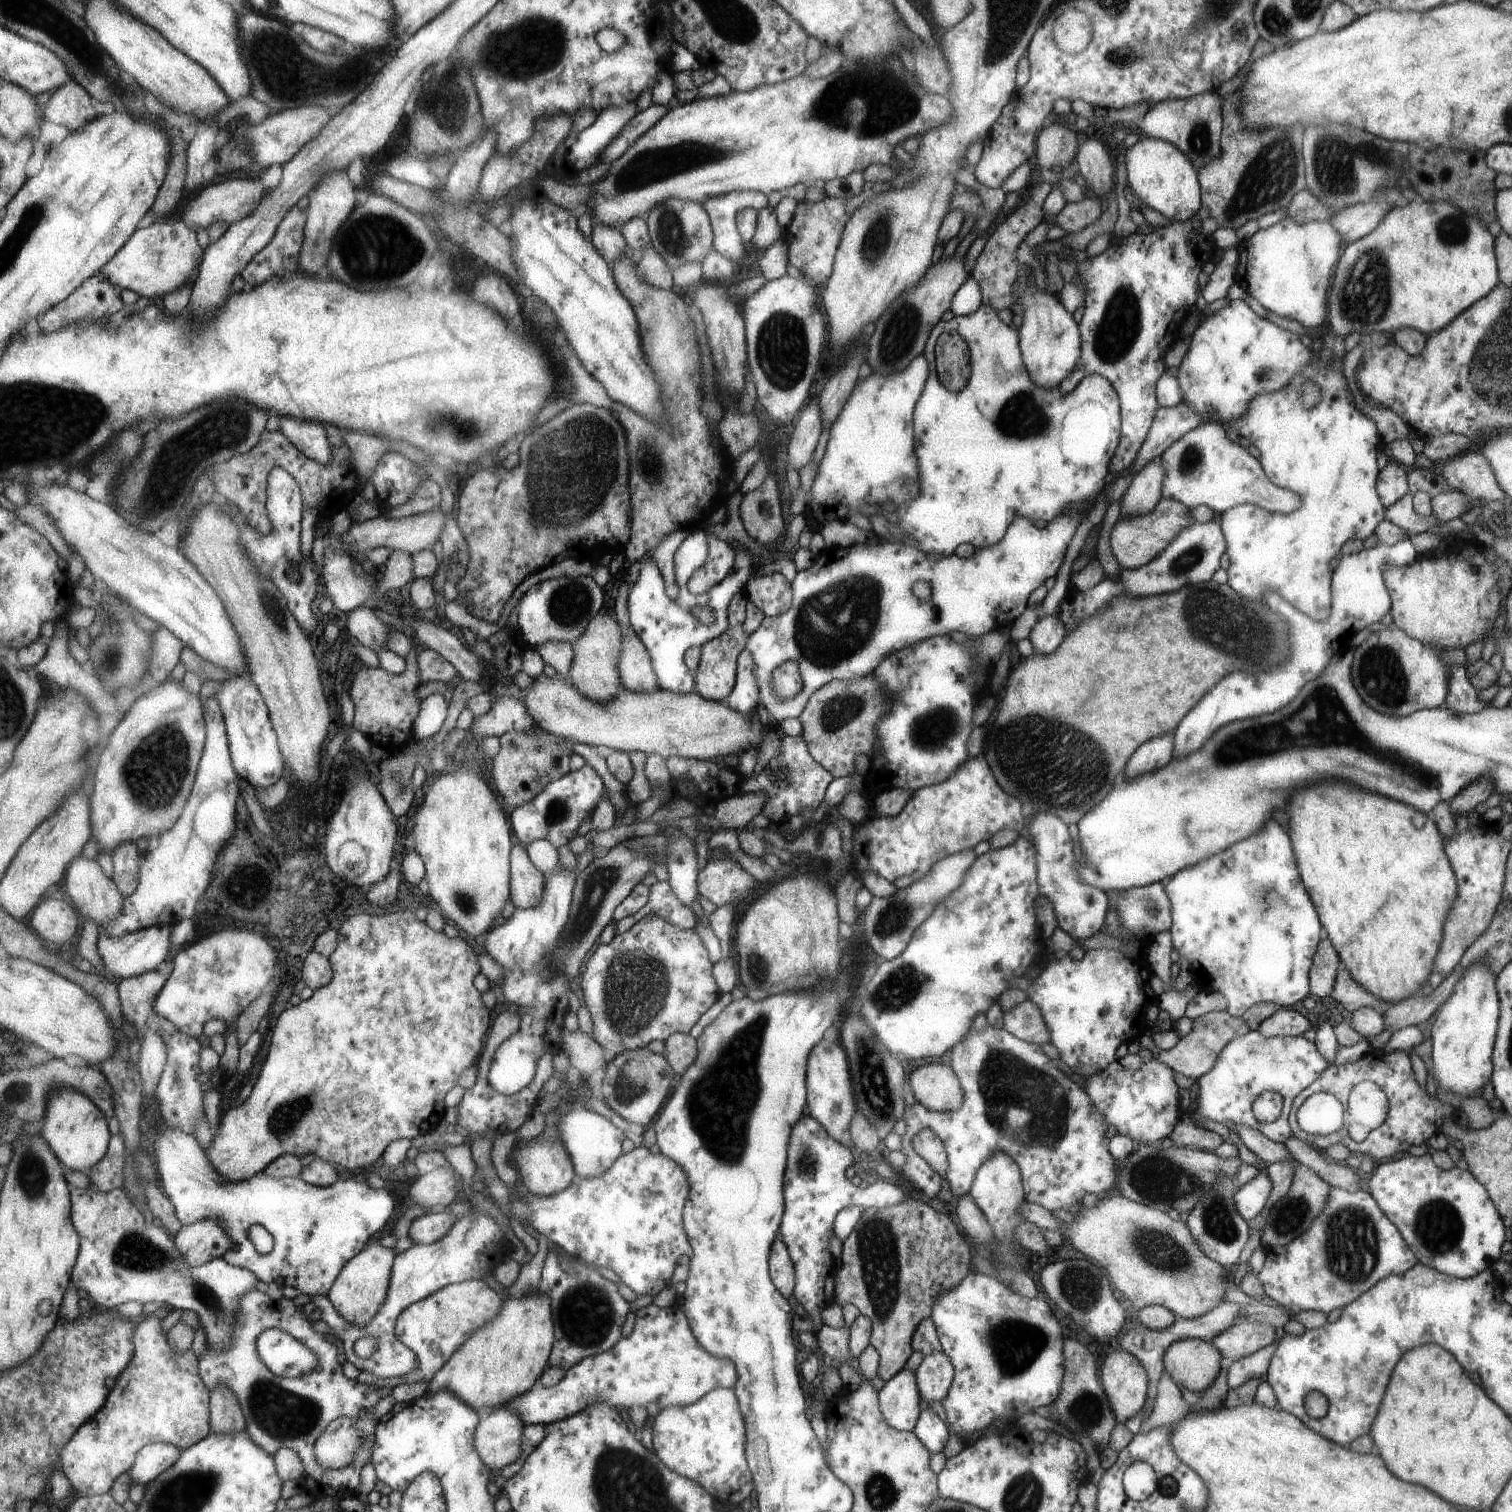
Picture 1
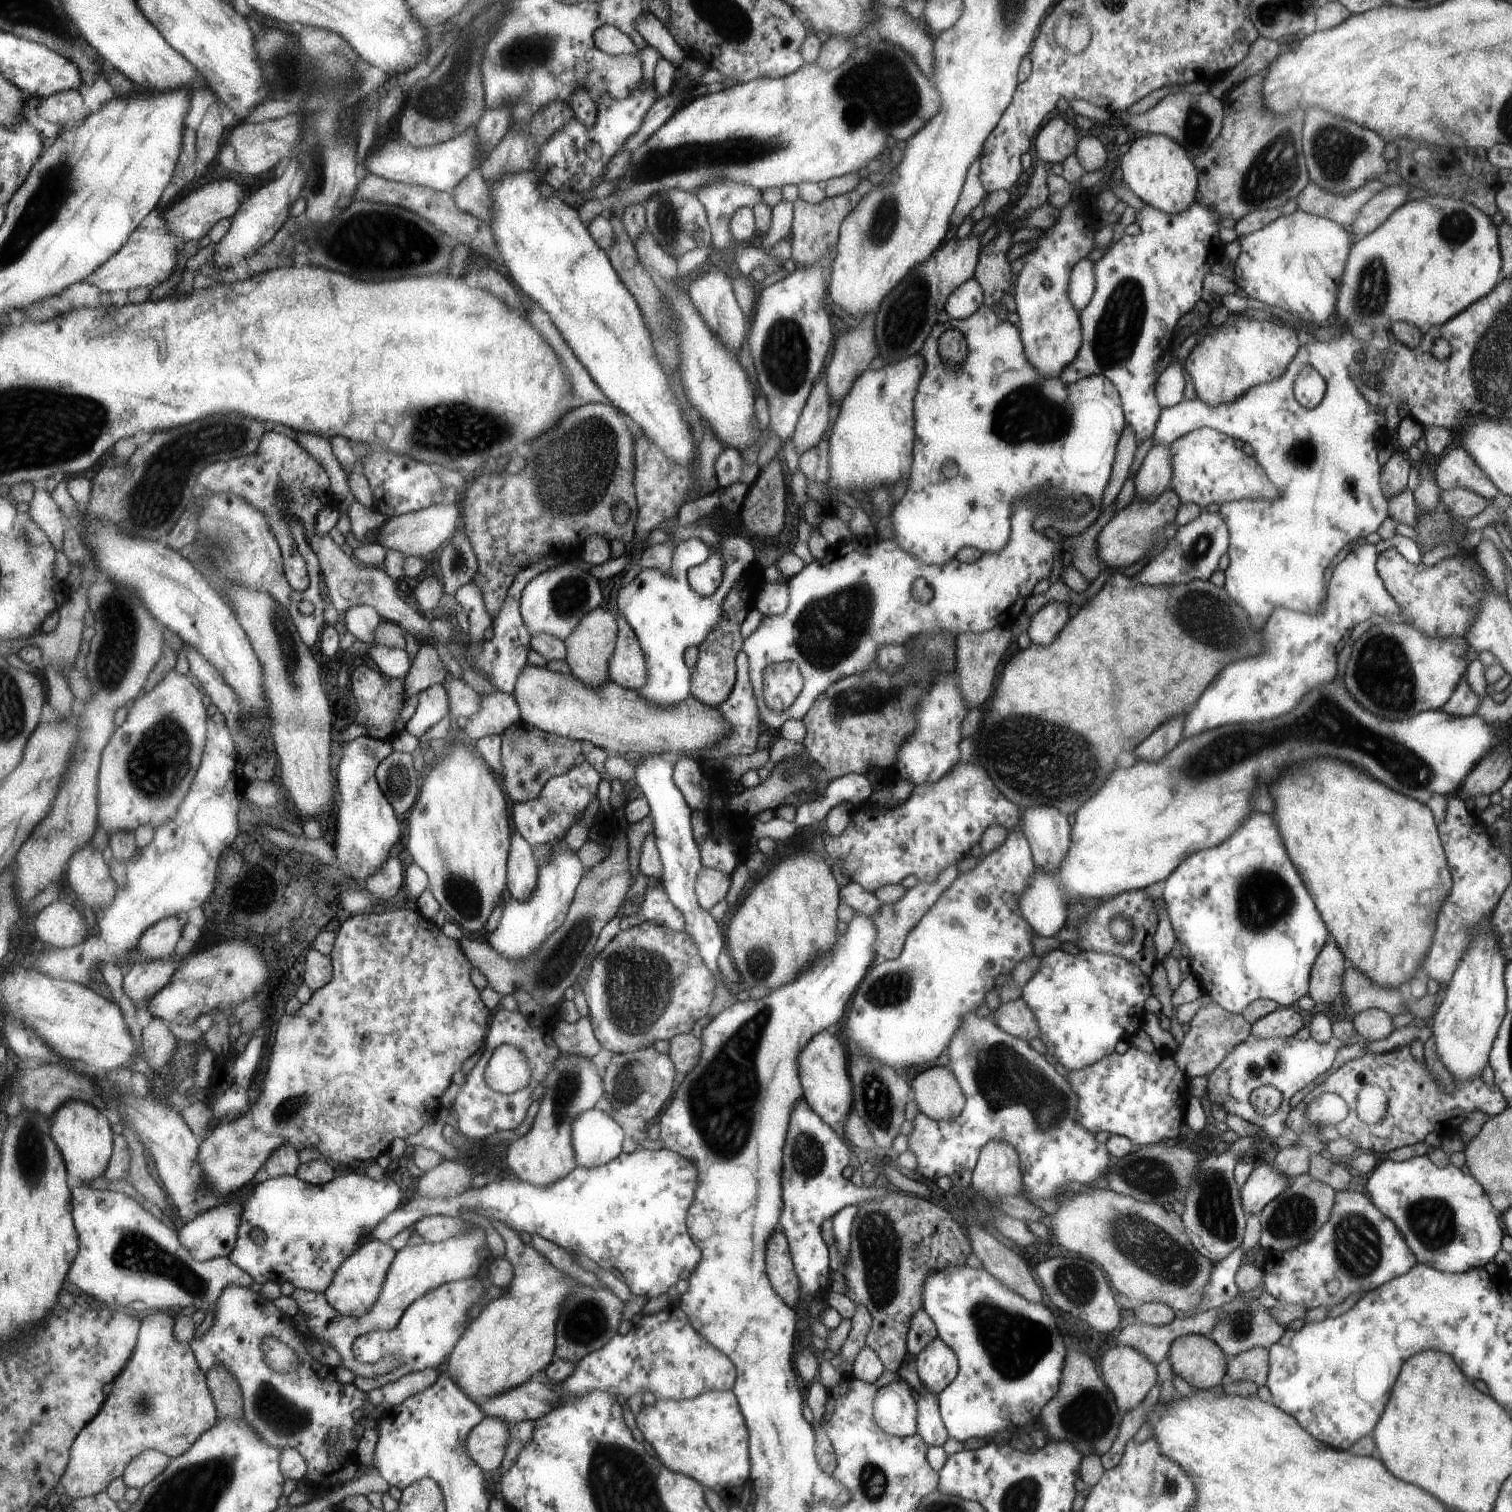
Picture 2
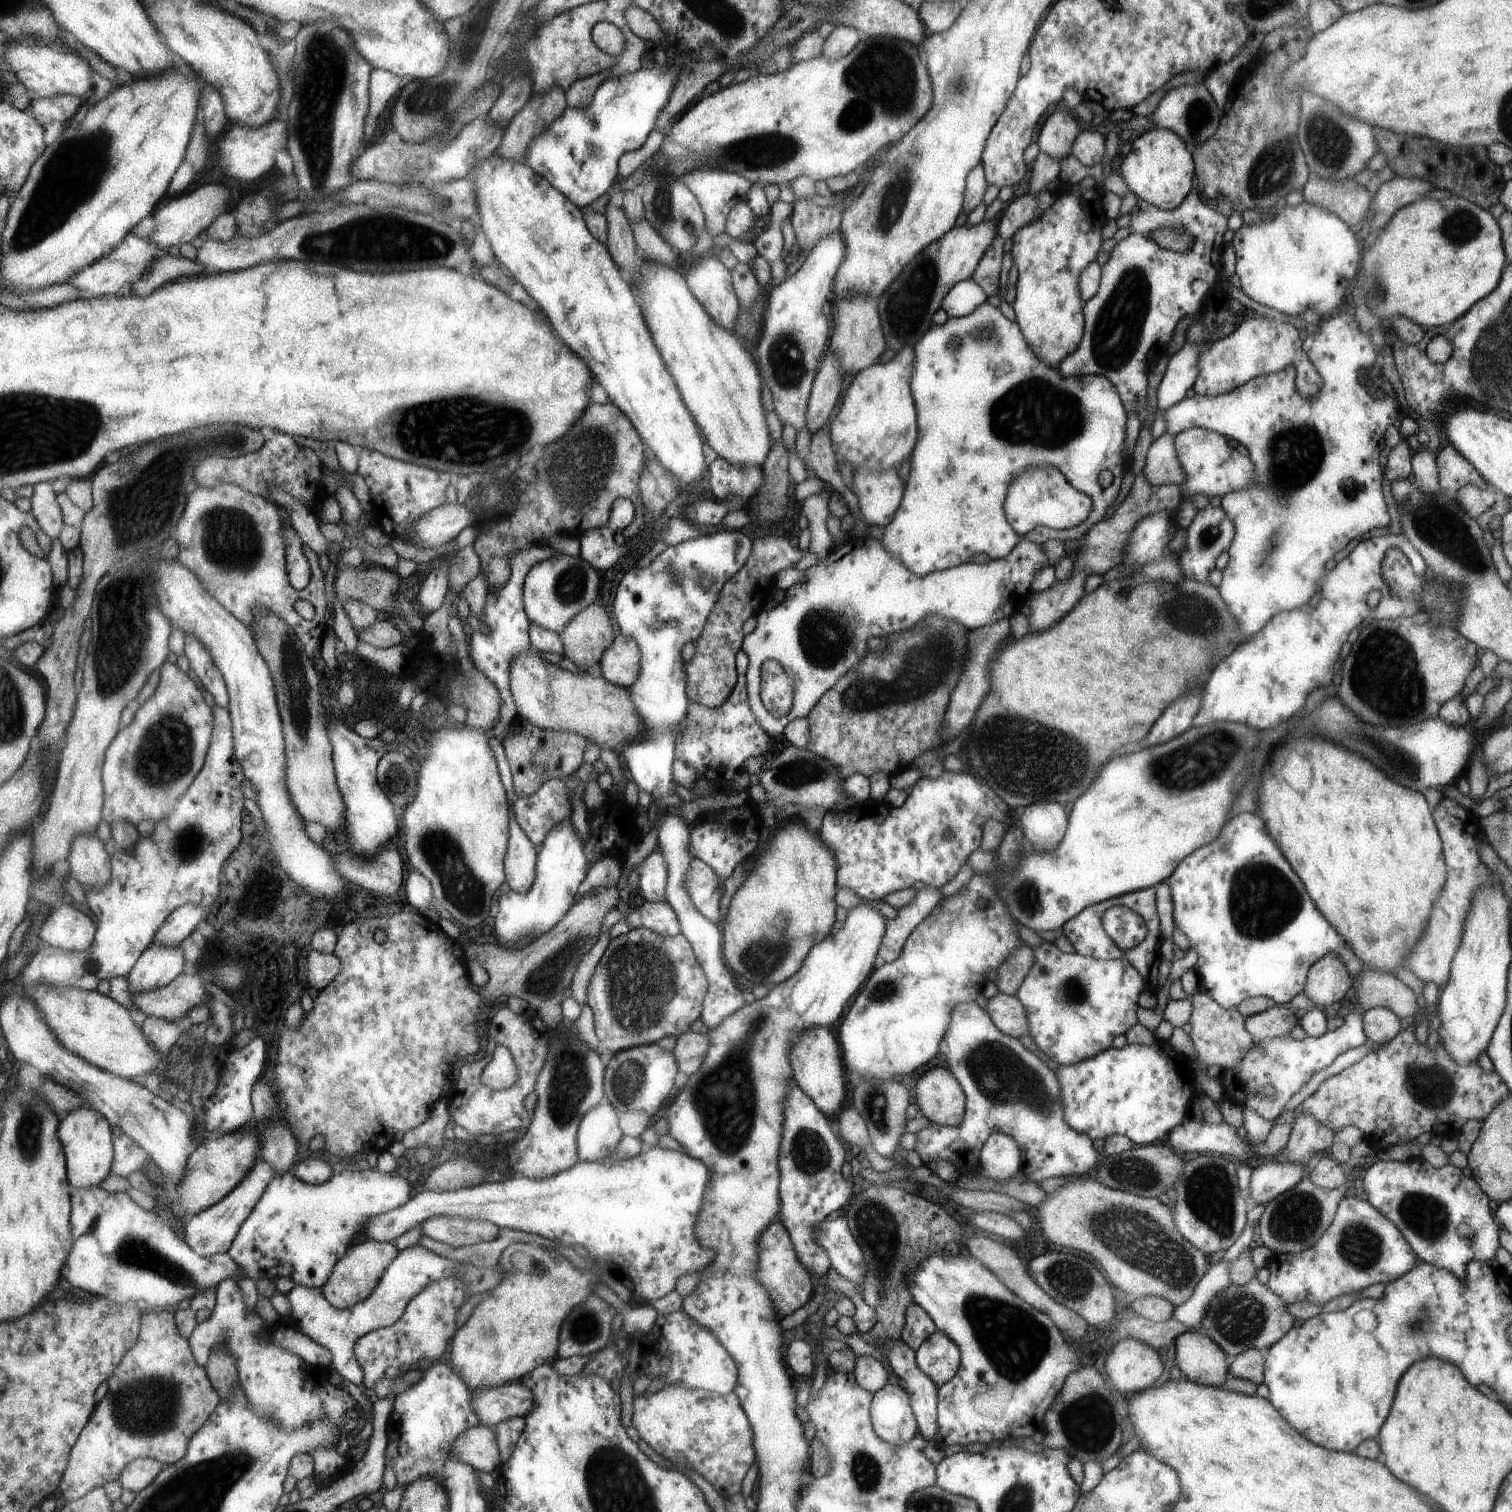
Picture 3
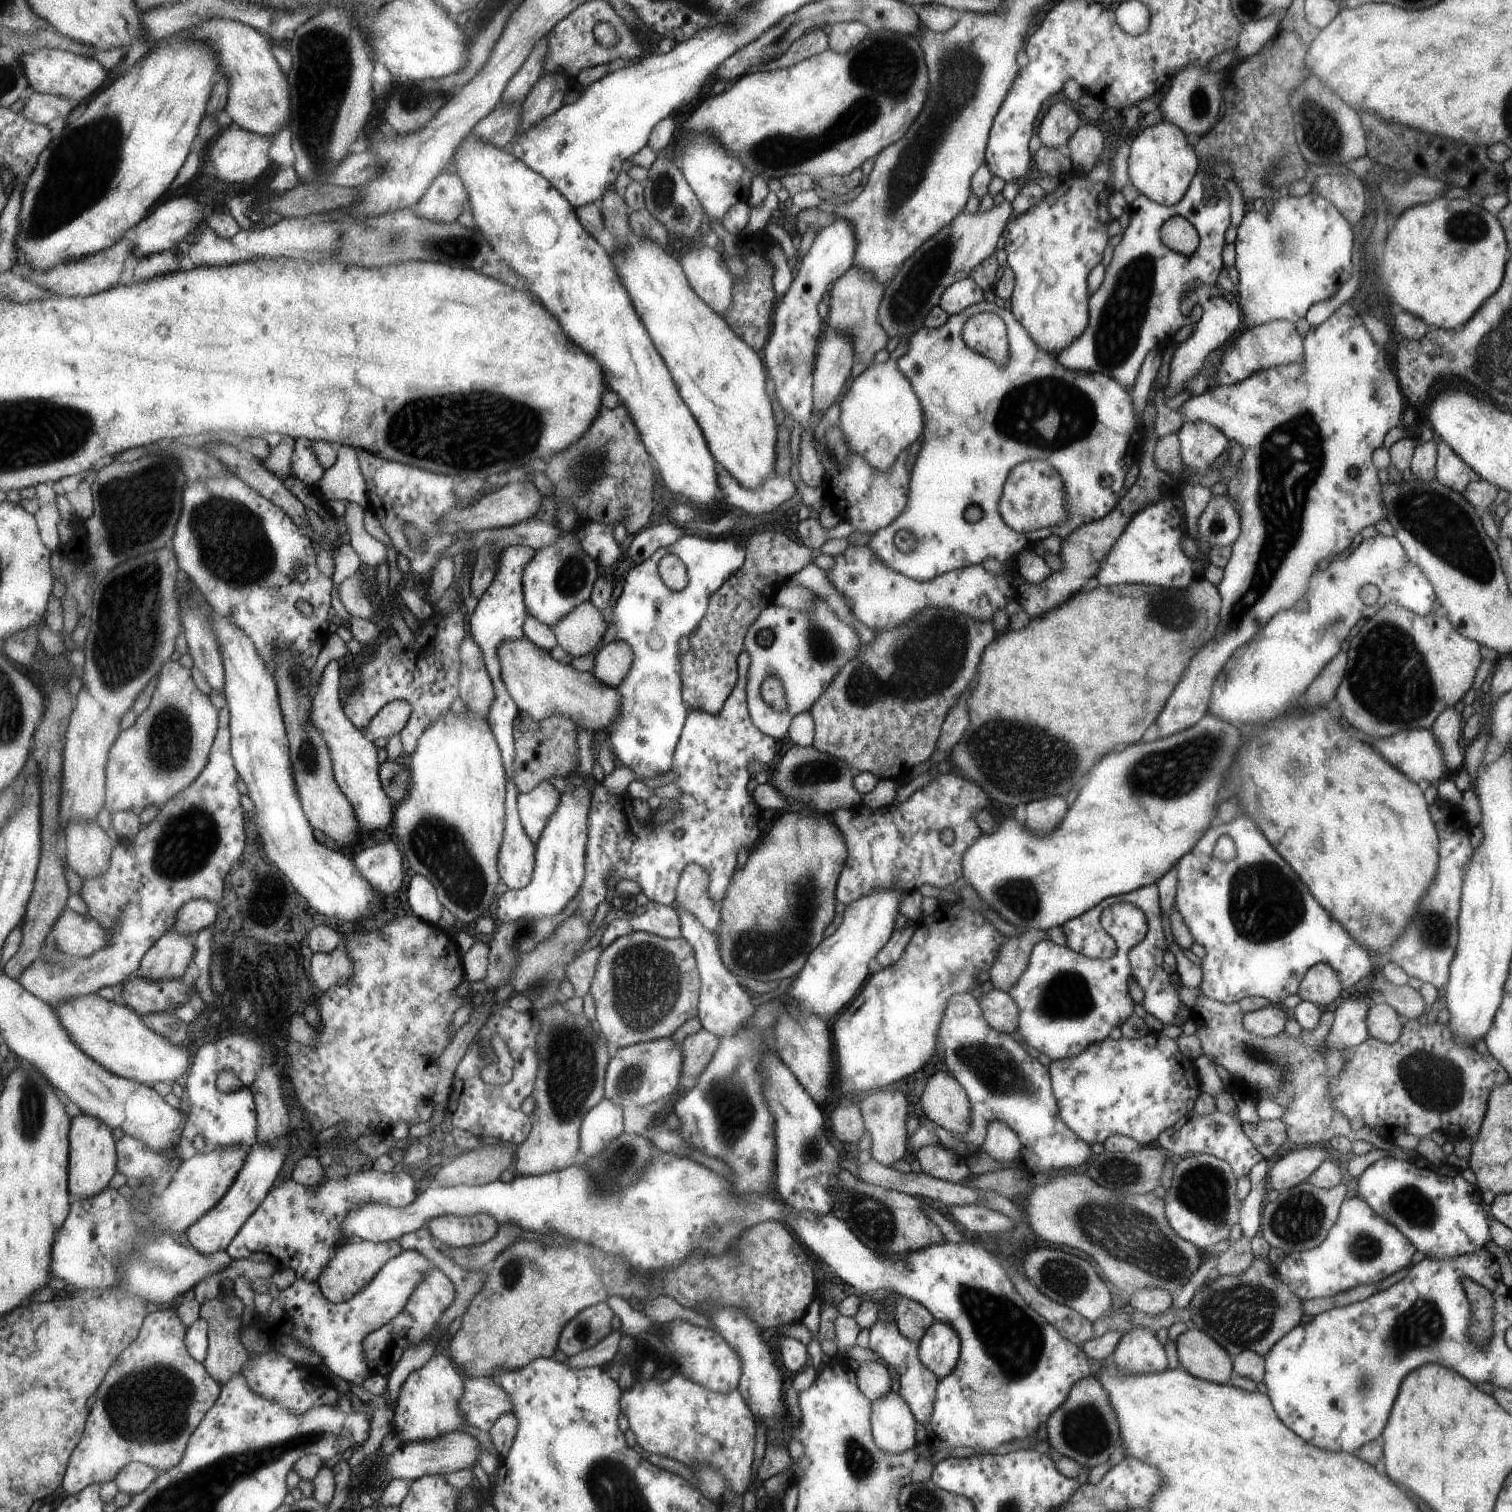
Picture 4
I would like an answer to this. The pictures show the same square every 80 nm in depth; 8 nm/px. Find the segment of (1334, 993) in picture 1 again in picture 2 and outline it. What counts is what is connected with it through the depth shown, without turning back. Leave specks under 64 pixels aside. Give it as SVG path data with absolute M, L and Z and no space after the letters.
M1349 963L1342 974L1340 992L1355 1013L1365 1009L1381 1009L1390 1017L1402 1012L1408 996L1405 989L1386 989L1374 985Z

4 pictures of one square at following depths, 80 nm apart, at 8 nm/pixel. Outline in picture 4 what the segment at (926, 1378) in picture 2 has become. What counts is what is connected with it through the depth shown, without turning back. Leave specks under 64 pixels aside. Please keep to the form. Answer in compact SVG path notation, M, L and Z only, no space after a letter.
M934 1320L918 1342L921 1364L938 1379L952 1372L960 1356L960 1339L949 1323Z

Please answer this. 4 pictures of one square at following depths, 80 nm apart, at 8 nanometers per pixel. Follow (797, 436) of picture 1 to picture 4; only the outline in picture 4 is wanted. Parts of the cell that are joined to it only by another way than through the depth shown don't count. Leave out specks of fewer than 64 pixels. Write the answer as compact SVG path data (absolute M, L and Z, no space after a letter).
M829 328L820 342L820 352L813 373L813 412L822 414L835 402L853 366L851 338Z

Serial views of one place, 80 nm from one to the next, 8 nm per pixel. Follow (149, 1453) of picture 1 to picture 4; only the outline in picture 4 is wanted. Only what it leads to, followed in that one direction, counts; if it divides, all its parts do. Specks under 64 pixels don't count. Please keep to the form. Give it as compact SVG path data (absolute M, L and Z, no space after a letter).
M134 1462L120 1470L115 1482L119 1485L121 1493L134 1496L149 1488L151 1483L161 1476L161 1473L162 1470L157 1470L148 1464Z

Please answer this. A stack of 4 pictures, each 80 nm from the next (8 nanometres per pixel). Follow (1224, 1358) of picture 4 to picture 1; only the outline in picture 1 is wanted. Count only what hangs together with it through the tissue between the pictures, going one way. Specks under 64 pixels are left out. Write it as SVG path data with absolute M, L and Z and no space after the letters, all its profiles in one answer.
M1188 1338L1172 1342L1165 1349L1161 1363L1177 1386L1203 1392L1217 1376L1221 1357L1207 1341Z

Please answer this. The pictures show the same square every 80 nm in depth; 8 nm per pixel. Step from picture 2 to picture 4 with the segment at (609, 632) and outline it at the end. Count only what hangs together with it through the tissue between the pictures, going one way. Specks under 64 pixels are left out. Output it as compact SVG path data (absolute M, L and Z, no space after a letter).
M585 601L553 628L559 645L574 657L591 654L599 648L607 626L604 612L595 603Z

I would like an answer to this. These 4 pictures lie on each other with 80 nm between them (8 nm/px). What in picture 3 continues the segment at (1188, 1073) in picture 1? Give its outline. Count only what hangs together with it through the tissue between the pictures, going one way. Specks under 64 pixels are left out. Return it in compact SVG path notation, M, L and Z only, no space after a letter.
M1201 990L1189 997L1192 1002L1192 1011L1188 1020L1191 1025L1188 1037L1194 1050L1194 1059L1191 1060L1194 1069L1200 1065L1206 1070L1207 1066L1213 1066L1213 1064L1220 1066L1221 1069L1229 1068L1236 1065L1241 1057L1247 1055L1249 1049L1259 1044L1245 1030L1244 1015L1236 1008L1225 1009Z

